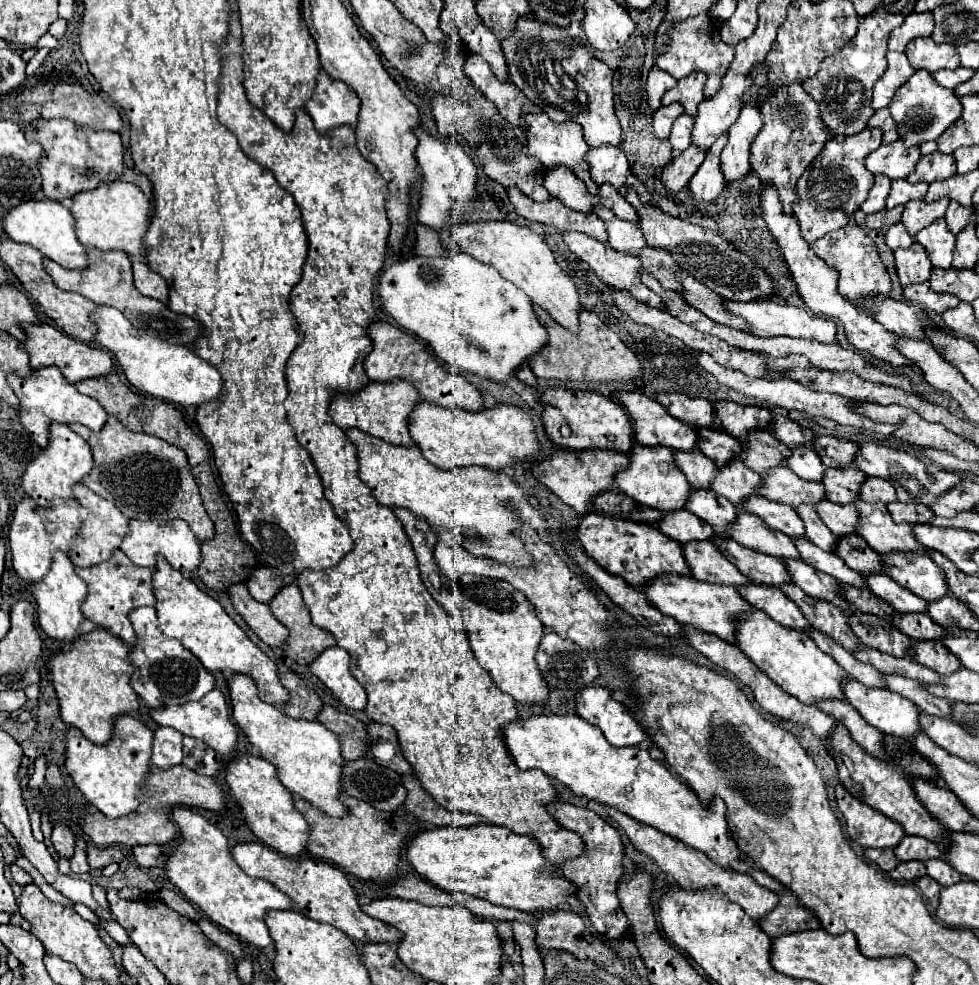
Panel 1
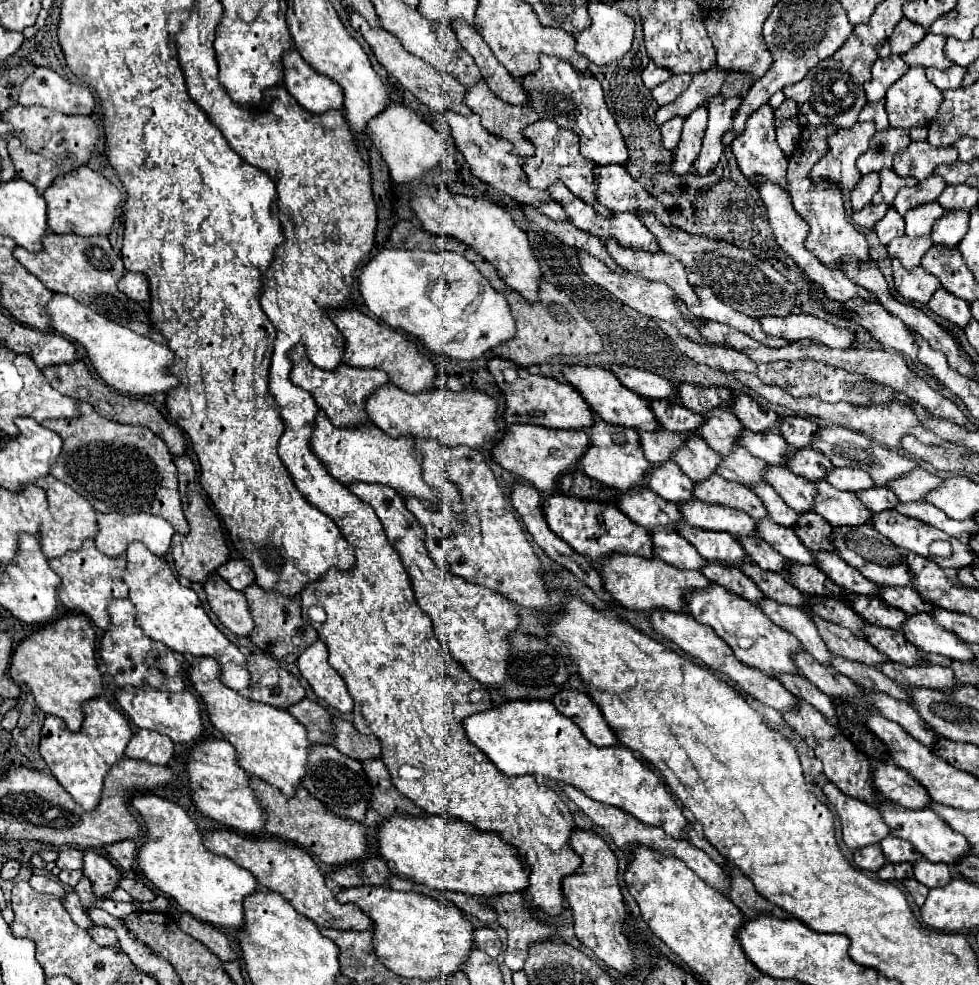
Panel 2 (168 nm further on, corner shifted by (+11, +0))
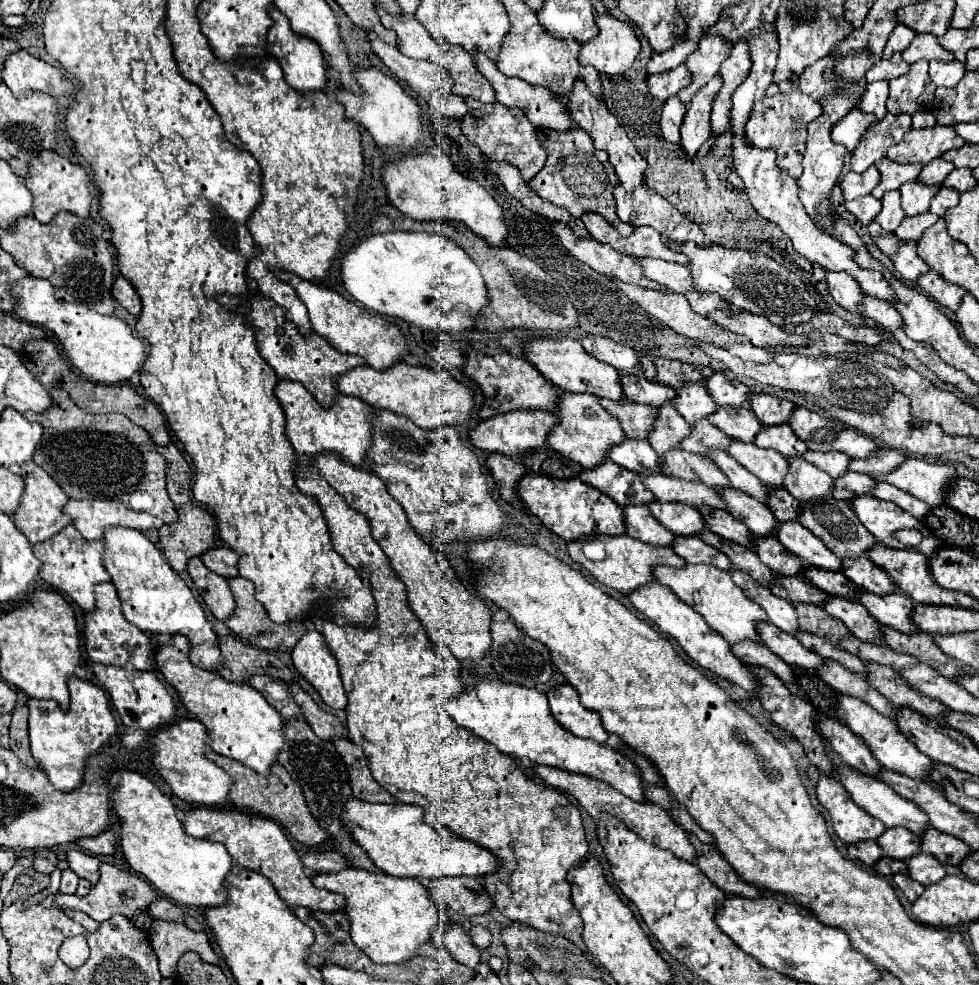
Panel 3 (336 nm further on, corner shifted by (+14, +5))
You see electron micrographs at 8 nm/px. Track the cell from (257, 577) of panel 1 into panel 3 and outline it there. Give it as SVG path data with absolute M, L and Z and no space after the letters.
M219 546L219 548L211 548L207 550L201 560L207 564L209 570L225 576L225 578L233 578L237 576L237 562L239 562L239 556L237 552L233 552L231 548L227 546Z

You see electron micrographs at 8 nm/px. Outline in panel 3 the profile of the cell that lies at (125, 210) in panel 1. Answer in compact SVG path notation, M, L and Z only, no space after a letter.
M53 150L41 152L37 160L29 162L29 176L23 180L23 184L33 194L33 216L43 224L51 222L51 218L61 210L69 210L81 218L89 216L93 200L93 186L89 174L79 164L69 162L67 158L55 154Z

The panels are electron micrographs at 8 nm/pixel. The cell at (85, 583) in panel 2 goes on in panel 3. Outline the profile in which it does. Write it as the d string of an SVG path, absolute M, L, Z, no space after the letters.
M71 524L65 526L53 540L47 540L45 544L35 544L33 552L37 560L41 560L41 578L47 582L53 590L67 594L73 602L77 602L83 610L93 610L95 608L95 594L93 586L101 582L109 582L109 574L103 568L101 556L103 556L103 542L89 542L85 540Z

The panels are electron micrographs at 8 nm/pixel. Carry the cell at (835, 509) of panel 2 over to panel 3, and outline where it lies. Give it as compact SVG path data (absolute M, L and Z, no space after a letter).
M791 456L789 472L785 474L785 490L797 500L815 500L831 496L833 478L827 472L821 472L817 466L809 464L799 456Z

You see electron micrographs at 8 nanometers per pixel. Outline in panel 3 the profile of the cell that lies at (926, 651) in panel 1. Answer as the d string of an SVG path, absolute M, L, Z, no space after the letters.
M829 596L829 600L825 600L821 608L829 616L839 618L853 636L867 640L867 642L881 640L881 624L877 624L877 620L873 620L873 616L857 600Z

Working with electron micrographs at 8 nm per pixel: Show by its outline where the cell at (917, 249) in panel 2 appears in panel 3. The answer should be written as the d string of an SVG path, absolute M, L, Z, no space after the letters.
M925 212L923 216L905 216L903 222L899 224L899 228L895 230L895 236L899 236L901 240L919 240L921 234L925 232L925 228L933 226L937 220L937 216L933 216L931 212Z

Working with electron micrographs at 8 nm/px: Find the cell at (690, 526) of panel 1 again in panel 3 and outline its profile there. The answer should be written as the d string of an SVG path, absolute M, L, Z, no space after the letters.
M605 460L601 468L583 470L579 474L579 480L601 490L609 498L613 498L619 506L649 504L655 500L653 494L643 486L641 476L637 472L629 472L627 468L621 468L611 460Z

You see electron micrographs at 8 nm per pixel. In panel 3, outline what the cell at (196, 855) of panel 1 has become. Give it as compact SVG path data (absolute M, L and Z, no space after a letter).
M131 770L117 772L117 784L111 792L111 806L121 822L121 850L127 864L145 876L159 892L177 904L219 906L225 904L227 892L223 880L231 870L231 856L219 842L199 840L185 834L175 816L175 806L145 776Z

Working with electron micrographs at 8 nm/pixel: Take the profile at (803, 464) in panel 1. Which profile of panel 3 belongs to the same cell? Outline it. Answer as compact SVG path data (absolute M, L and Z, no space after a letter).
M717 406L717 412L709 416L709 422L717 426L727 436L733 436L737 440L753 442L757 432L761 430L761 422L753 414L751 408L721 408Z

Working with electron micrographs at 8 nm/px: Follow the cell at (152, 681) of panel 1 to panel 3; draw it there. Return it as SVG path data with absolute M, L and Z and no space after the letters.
M111 582L97 584L95 588L95 608L93 612L85 612L85 650L93 662L111 664L111 666L135 666L137 670L153 670L153 646L149 638L129 624L121 612L121 604Z

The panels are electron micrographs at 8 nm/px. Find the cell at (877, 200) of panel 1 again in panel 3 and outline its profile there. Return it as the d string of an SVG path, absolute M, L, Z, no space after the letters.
M875 166L867 168L861 174L855 174L855 172L845 174L845 178L841 182L841 190L843 190L845 200L855 200L859 196L871 194L871 190L879 184L879 180L881 180L881 176L879 176L879 170Z

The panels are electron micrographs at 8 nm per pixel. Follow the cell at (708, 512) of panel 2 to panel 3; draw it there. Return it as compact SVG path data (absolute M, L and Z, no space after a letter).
M659 472L641 478L645 480L645 488L649 488L659 502L685 502L693 508L701 504L707 504L709 508L725 508L723 500L715 494L715 490L701 482L685 482Z

